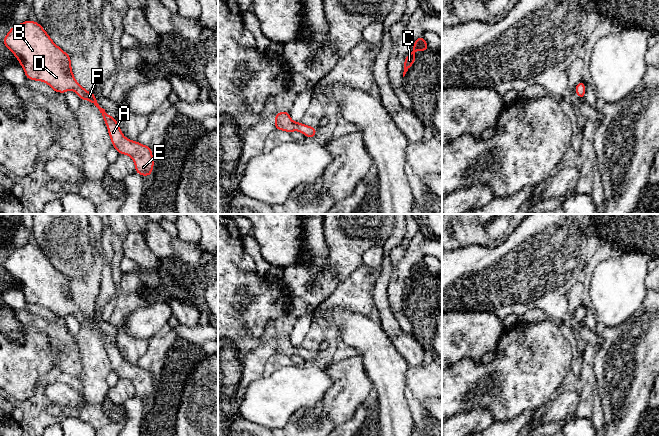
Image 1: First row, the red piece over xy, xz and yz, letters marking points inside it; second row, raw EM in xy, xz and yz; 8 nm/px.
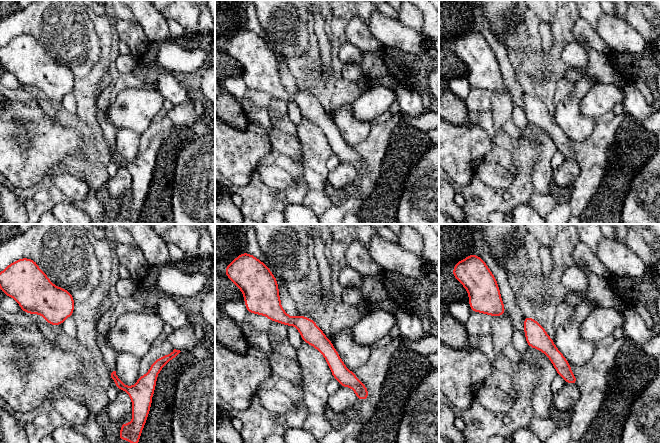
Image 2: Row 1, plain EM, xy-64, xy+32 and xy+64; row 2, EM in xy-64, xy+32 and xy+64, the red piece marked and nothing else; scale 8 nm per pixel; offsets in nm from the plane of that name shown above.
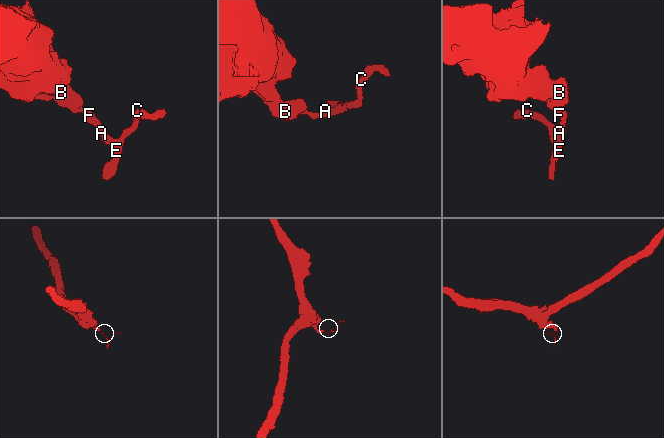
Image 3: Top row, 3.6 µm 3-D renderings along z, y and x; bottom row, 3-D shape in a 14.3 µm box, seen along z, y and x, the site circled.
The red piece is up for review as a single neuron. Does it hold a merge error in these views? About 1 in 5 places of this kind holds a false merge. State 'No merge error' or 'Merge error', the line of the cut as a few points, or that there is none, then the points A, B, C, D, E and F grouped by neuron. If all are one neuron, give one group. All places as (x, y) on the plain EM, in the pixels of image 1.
No merge error. No split. Groups: A B C D E F

